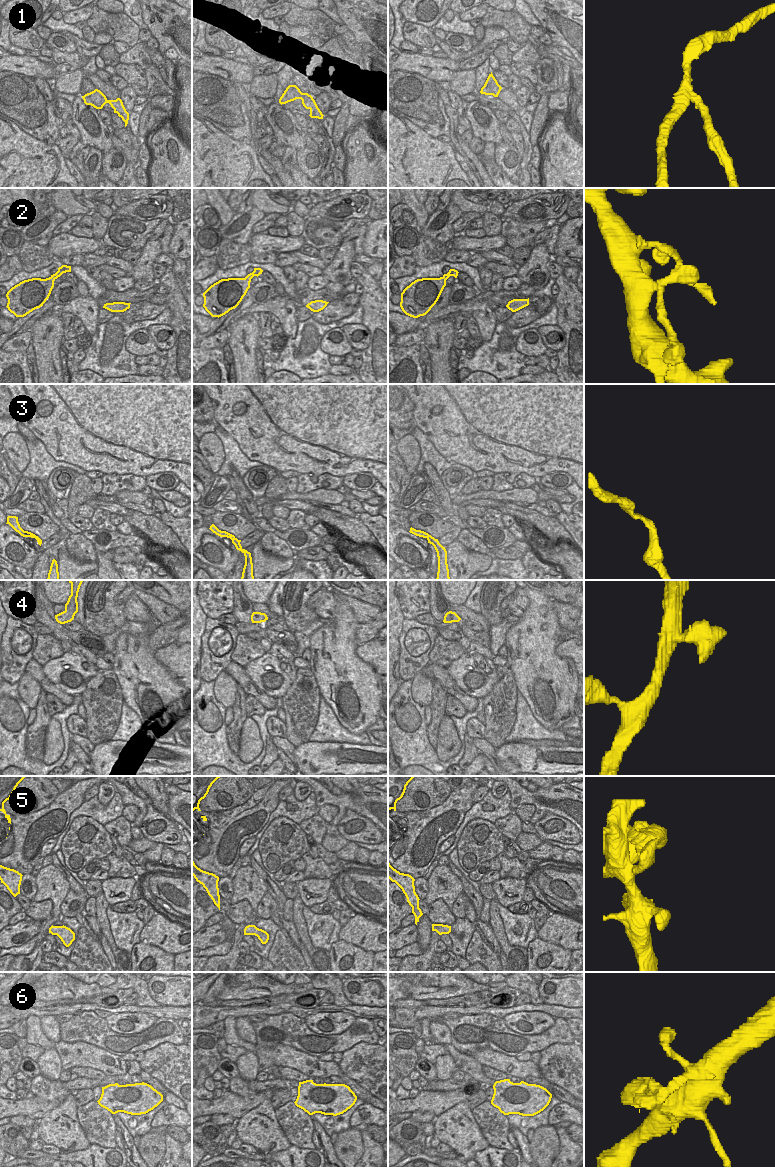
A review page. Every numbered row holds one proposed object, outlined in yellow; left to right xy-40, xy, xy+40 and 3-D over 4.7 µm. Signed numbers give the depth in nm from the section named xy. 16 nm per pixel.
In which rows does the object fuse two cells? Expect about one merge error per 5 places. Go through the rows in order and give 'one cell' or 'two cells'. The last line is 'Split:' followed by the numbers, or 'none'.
1: two cells
2: one cell
3: one cell
4: one cell
5: one cell
6: one cell
Split: 1

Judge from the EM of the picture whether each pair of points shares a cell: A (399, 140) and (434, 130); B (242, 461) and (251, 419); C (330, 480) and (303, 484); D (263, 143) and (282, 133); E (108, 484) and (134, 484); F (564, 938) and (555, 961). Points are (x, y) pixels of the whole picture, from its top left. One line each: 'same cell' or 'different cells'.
A: different cells
B: different cells
C: same cell
D: different cells
E: same cell
F: different cells

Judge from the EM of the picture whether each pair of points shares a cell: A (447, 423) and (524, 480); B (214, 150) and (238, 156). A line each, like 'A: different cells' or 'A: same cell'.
A: different cells
B: same cell

